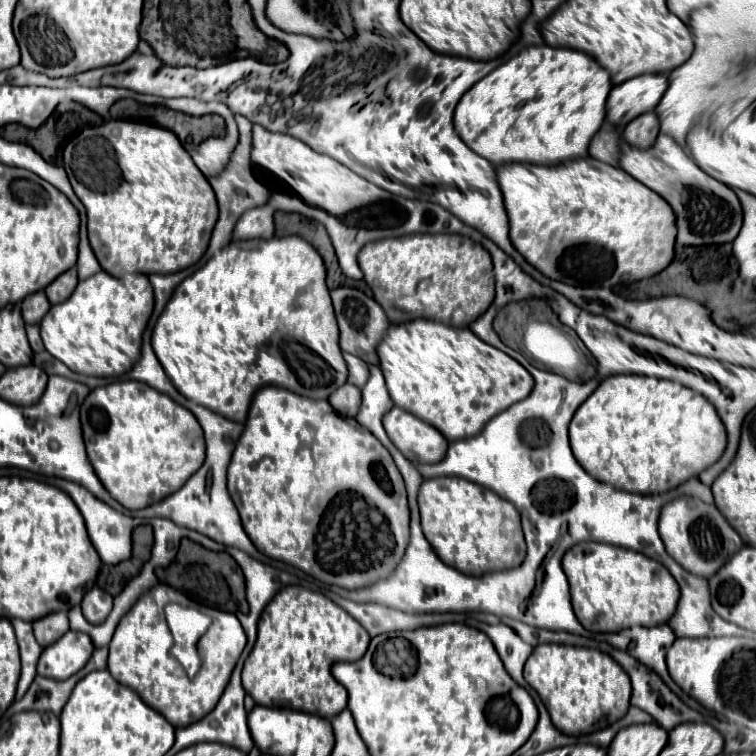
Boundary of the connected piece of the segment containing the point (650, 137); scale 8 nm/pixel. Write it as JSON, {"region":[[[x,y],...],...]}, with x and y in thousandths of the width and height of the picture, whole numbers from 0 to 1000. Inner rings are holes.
{"region":[[[864,146],[853,148],[851,153],[843,153],[824,172],[824,183],[835,193],[845,193],[845,196],[861,193],[864,185],[869,183],[869,177],[872,177],[872,156],[866,153]]]}

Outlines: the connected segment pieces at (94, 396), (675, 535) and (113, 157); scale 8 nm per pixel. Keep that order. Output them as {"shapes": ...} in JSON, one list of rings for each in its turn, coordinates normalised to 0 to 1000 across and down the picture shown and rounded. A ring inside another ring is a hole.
{"shapes":[[[[165,503],[120,516],[107,534],[107,566],[115,603],[126,627],[131,630],[142,651],[171,675],[184,675],[216,661],[218,656],[239,646],[242,638],[247,638],[247,632],[261,624],[261,619],[271,608],[269,569],[255,545],[250,545],[239,534],[231,534],[221,521],[213,521],[189,505]]],[[[901,656],[877,669],[872,706],[888,738],[909,757],[930,765],[943,762],[983,722],[980,709],[967,698],[967,693],[962,693],[951,672],[946,672],[946,667],[933,667],[919,656]]],[[[144,159],[102,177],[83,198],[83,217],[99,257],[115,278],[120,328],[134,354],[147,365],[160,368],[173,360],[226,362],[258,349],[271,336],[287,294],[284,257],[226,172],[187,161]]]]}

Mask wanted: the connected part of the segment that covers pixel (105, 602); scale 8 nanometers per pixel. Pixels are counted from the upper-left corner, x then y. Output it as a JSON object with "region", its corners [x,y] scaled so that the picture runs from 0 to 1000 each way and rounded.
{"region":[[[123,775],[115,788],[110,788],[107,804],[110,804],[110,815],[120,823],[120,825],[134,825],[149,802],[149,791],[147,786],[142,786],[139,780],[134,780],[131,775]]]}

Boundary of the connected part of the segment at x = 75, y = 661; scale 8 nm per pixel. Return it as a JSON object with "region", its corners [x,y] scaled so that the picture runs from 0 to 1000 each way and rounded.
{"region":[[[91,833],[73,852],[57,860],[49,878],[49,892],[73,899],[94,897],[115,878],[123,860],[126,854],[120,852],[120,844],[115,839]]]}

